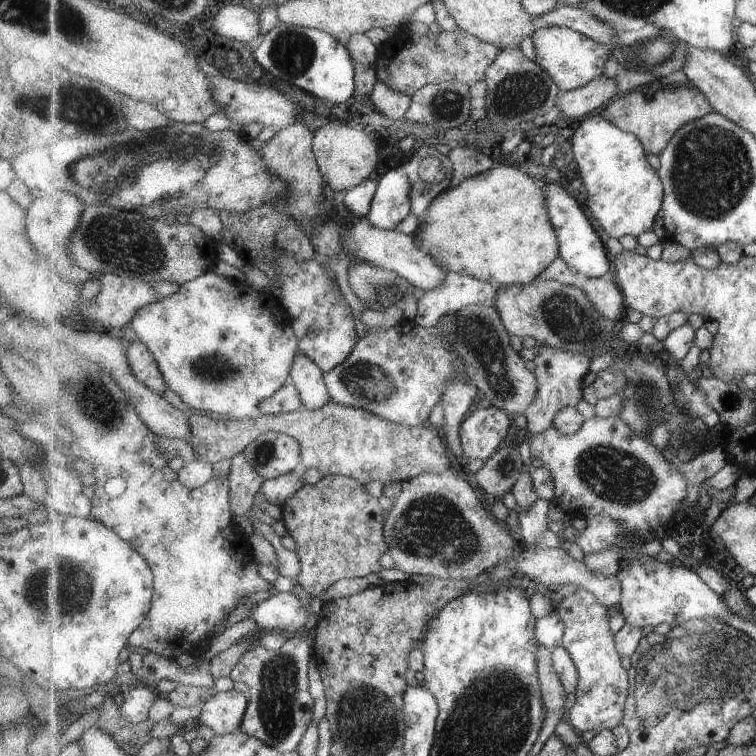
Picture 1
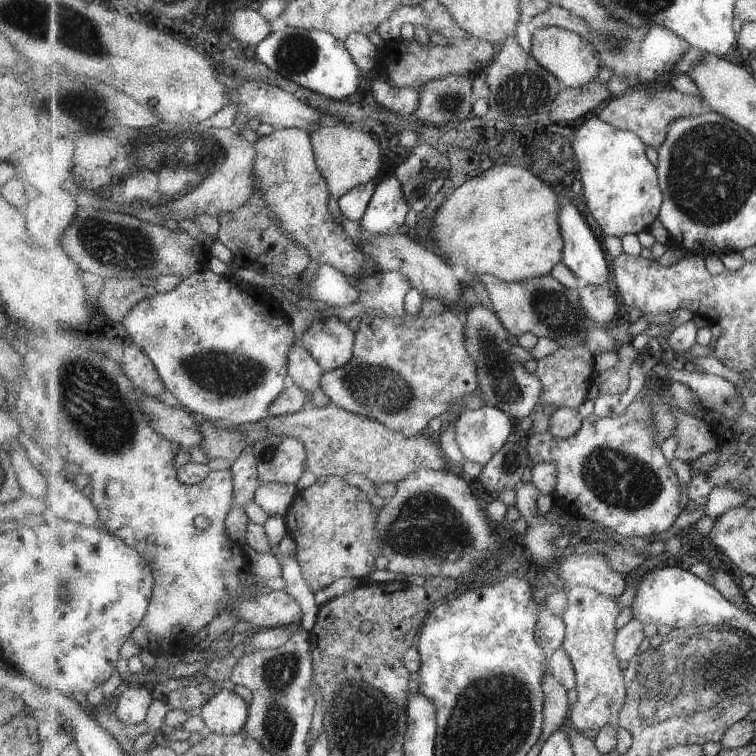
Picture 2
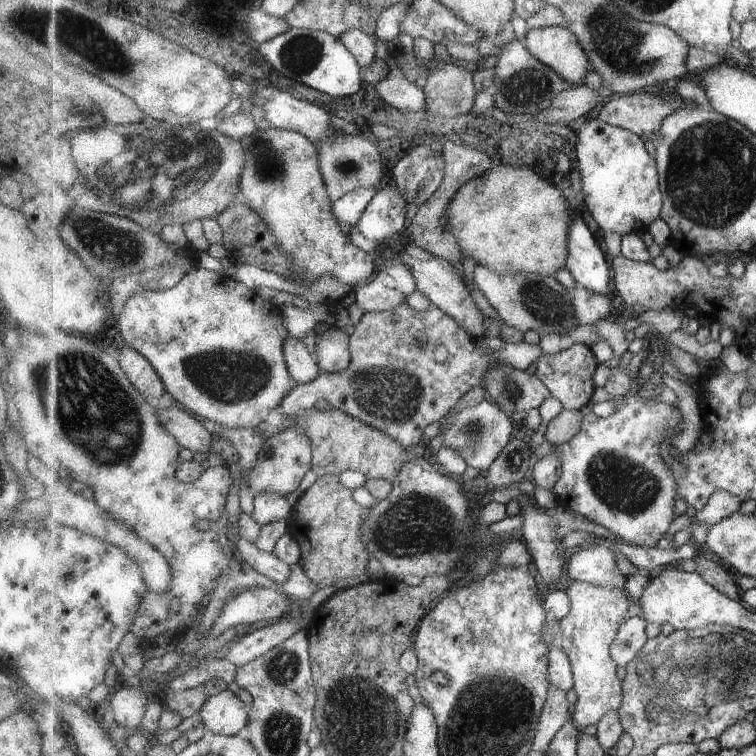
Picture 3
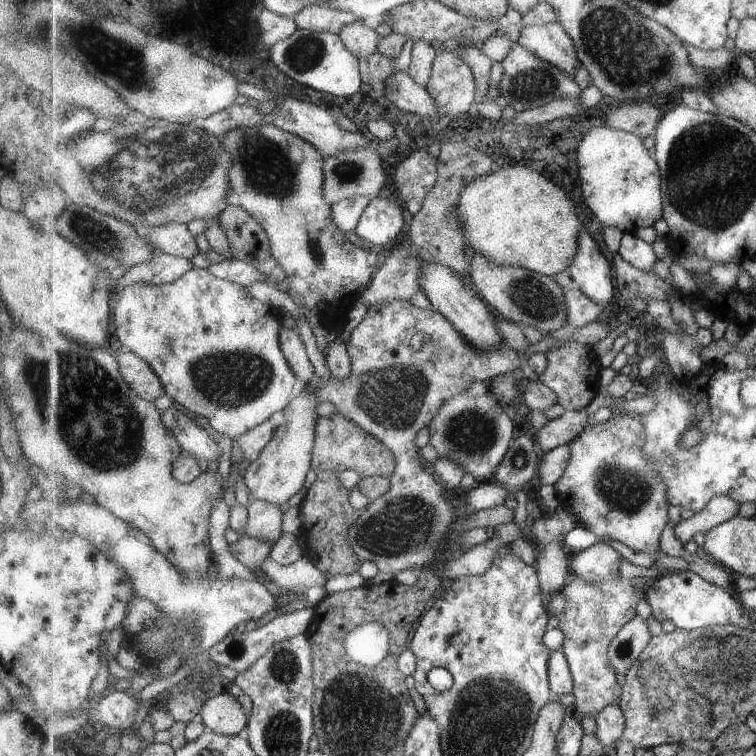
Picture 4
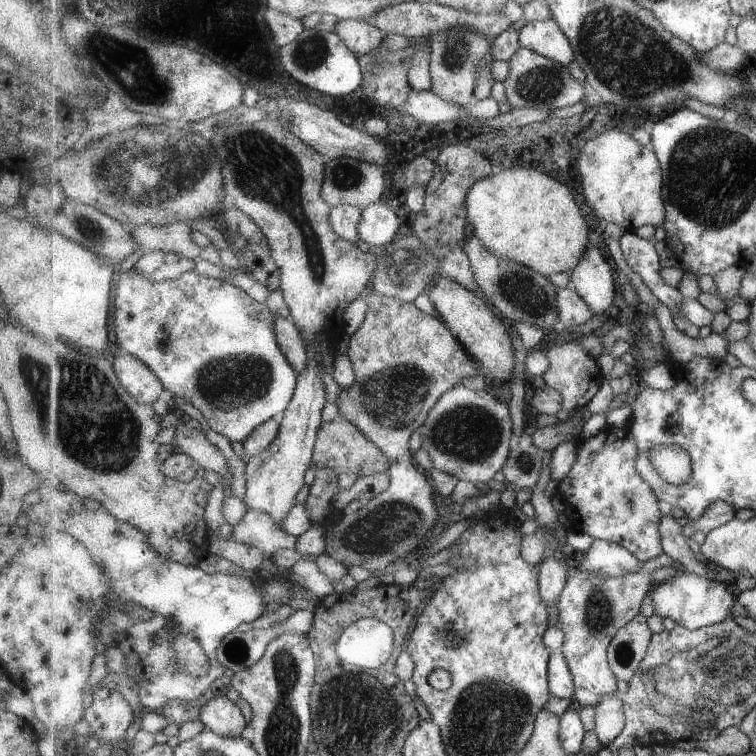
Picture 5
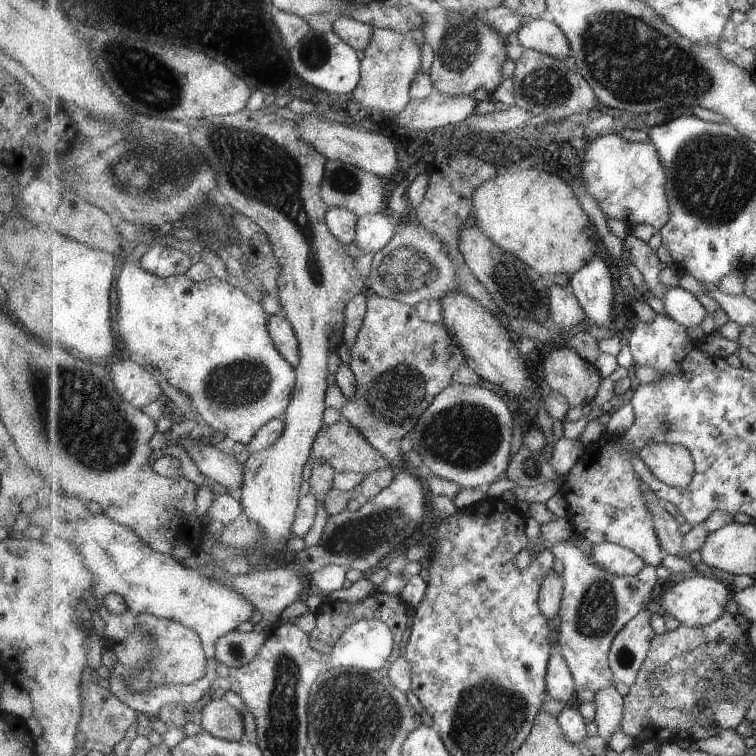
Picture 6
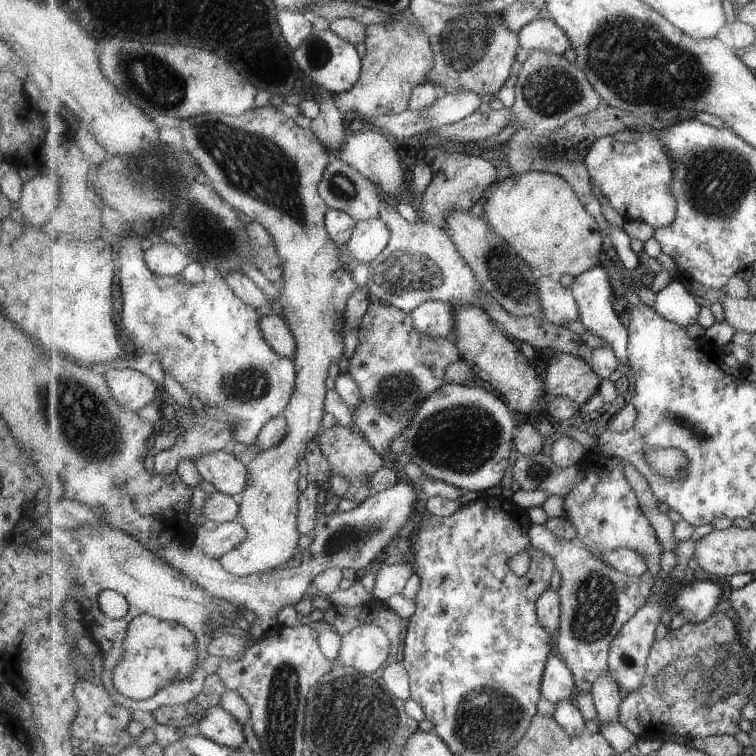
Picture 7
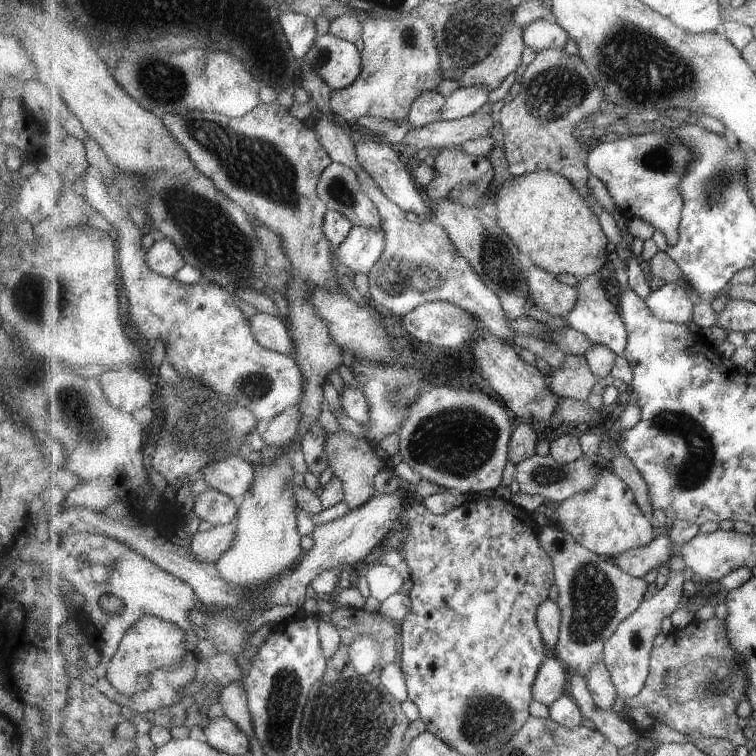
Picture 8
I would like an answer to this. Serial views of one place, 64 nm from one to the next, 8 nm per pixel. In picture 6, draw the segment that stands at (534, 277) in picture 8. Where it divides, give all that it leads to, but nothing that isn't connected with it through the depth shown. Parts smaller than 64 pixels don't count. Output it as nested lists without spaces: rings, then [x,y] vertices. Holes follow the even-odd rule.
[[[549,282],[548,296],[550,320],[563,329],[571,329],[579,322],[585,322],[586,315],[579,300],[571,294],[569,287],[561,288],[559,284]]]

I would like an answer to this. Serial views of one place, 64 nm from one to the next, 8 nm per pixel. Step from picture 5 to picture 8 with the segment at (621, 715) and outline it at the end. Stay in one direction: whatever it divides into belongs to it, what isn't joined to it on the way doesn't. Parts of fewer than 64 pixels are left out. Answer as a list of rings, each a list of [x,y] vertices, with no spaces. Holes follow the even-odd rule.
[[[604,662],[597,664],[589,672],[586,683],[593,694],[595,704],[605,712],[613,712],[613,706],[615,706],[619,694],[615,684],[613,684],[611,672]]]

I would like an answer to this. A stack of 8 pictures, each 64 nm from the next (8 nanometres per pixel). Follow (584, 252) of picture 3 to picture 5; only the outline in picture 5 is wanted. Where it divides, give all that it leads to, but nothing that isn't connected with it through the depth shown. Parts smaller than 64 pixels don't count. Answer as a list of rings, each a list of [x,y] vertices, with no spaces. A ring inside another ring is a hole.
[[[590,245],[588,254],[581,260],[578,268],[571,271],[570,285],[576,294],[587,302],[587,305],[596,313],[596,316],[603,316],[605,312],[611,308],[611,304],[615,302],[615,282],[613,282],[613,270],[609,266],[609,262],[605,260],[605,256],[601,254],[599,248]]]

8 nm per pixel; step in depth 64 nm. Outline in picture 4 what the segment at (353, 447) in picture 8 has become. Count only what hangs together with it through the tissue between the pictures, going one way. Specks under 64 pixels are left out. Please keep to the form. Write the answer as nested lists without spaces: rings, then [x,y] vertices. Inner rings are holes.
[[[343,414],[319,416],[317,438],[313,450],[312,470],[317,474],[325,469],[340,474],[345,470],[356,470],[362,478],[367,476],[383,476],[393,478],[397,468],[395,454],[381,442],[377,436],[369,434],[361,425],[355,424]]]

